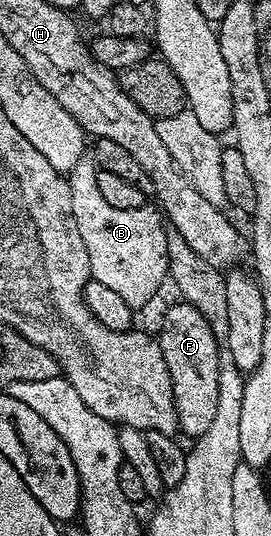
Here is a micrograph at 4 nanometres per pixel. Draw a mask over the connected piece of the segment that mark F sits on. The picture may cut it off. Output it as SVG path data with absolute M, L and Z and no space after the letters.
M180 300L179 305L171 305L167 309L167 314L163 317L163 326L157 332L157 340L161 351L165 355L165 363L169 367L171 376L171 386L173 387L173 399L177 407L177 419L179 420L180 430L188 433L191 439L198 439L209 431L209 426L213 423L213 418L217 412L217 385L219 375L219 355L221 343L213 335L205 315L197 311L189 302Z

